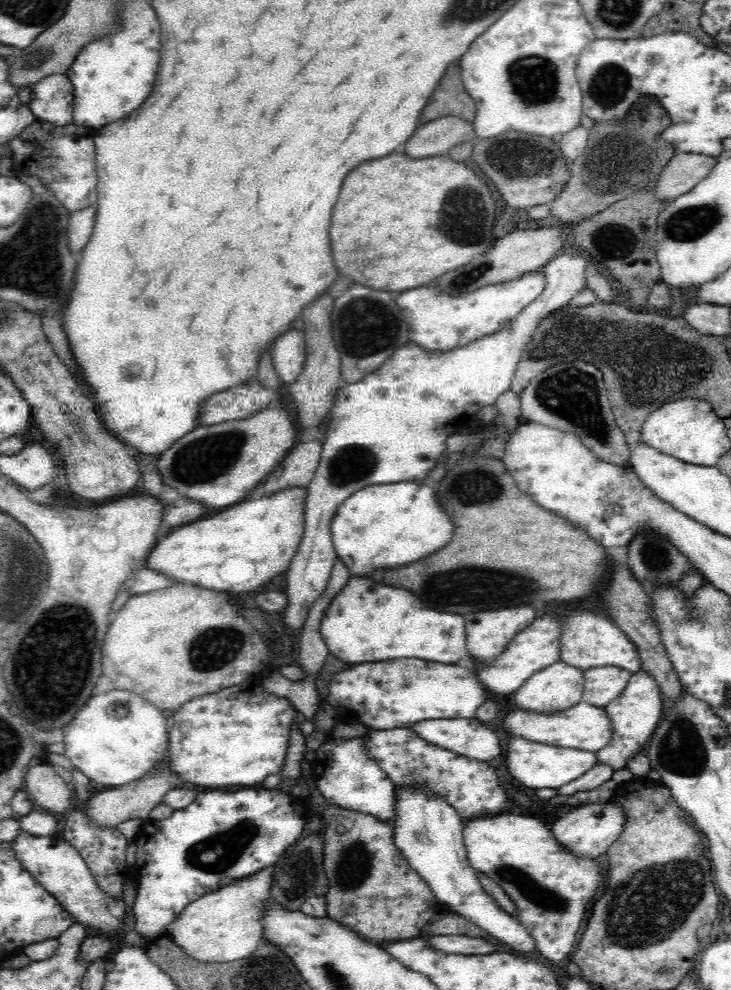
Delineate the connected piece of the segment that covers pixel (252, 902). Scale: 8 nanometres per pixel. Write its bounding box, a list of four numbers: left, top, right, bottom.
[160,866,274,964]

